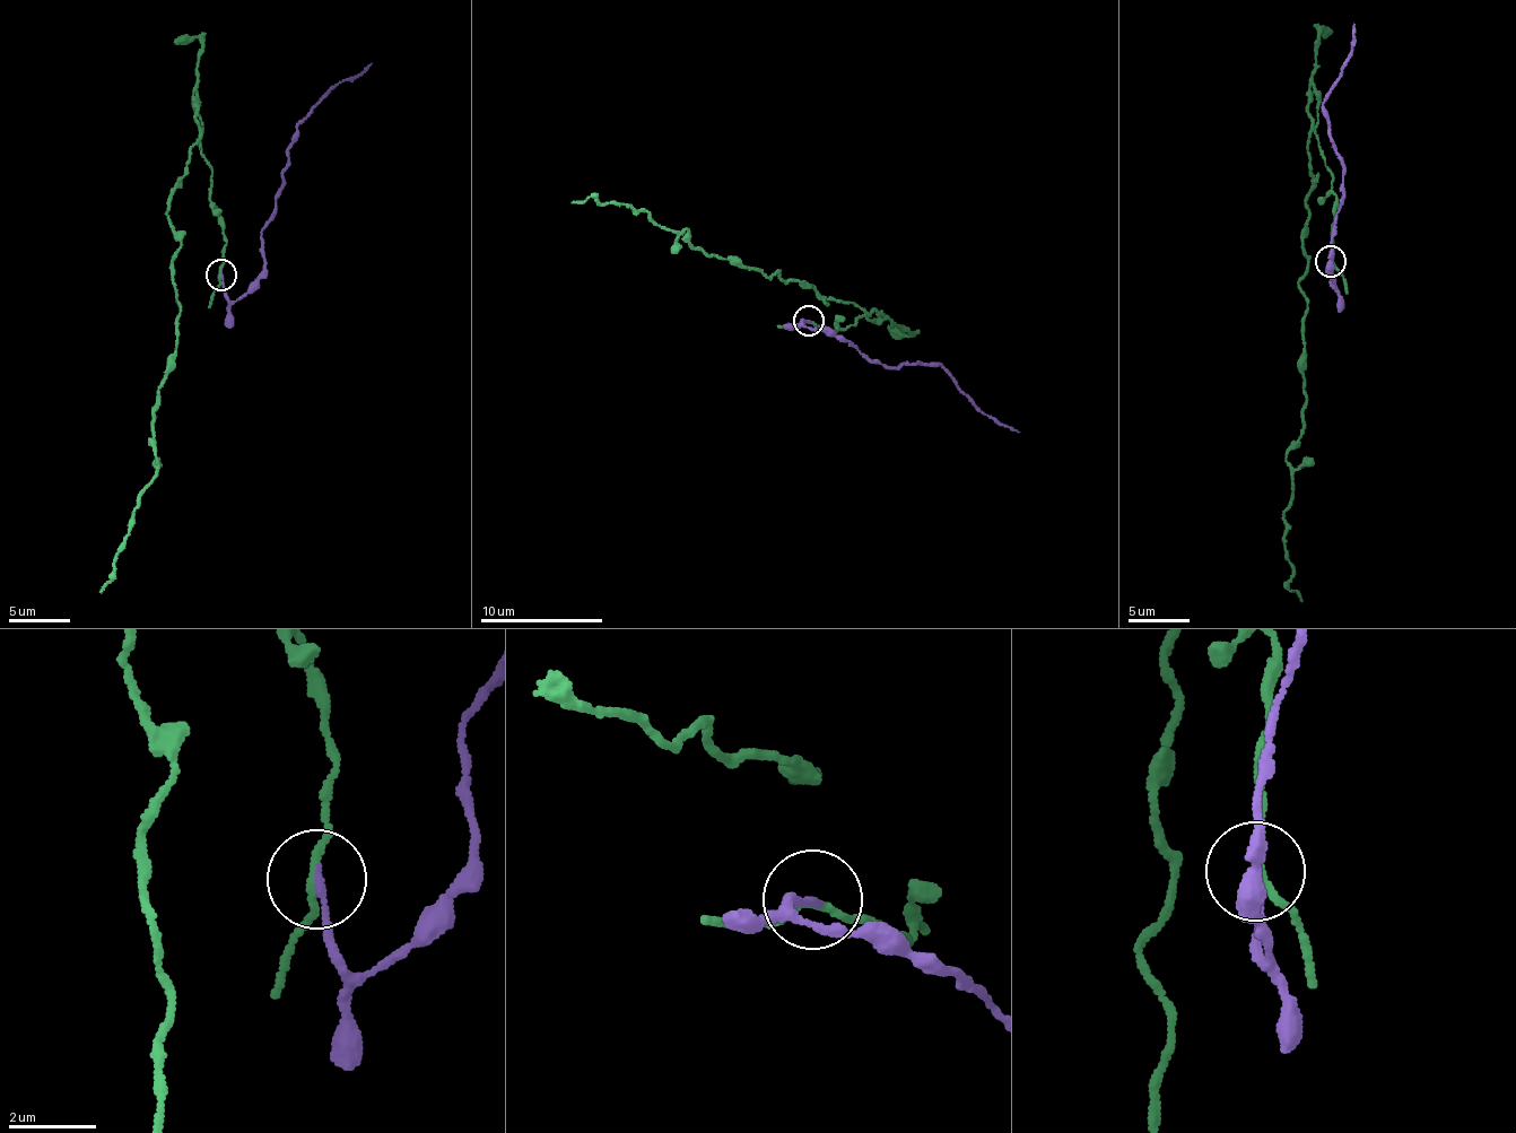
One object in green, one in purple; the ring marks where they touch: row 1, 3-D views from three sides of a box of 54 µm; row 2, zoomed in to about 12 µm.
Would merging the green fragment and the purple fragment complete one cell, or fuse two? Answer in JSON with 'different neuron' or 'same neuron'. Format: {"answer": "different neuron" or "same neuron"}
{"answer": "different neuron"}

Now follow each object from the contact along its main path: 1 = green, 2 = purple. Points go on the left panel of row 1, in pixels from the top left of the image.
1: (219, 273), (226, 237), (200, 140), (167, 212), (181, 242), (181, 316), (155, 410), (157, 471), (101, 592)
2: (221, 273), (221, 292), (233, 302), (260, 273), (260, 229), (273, 217), (298, 123), (325, 94), (372, 64)

